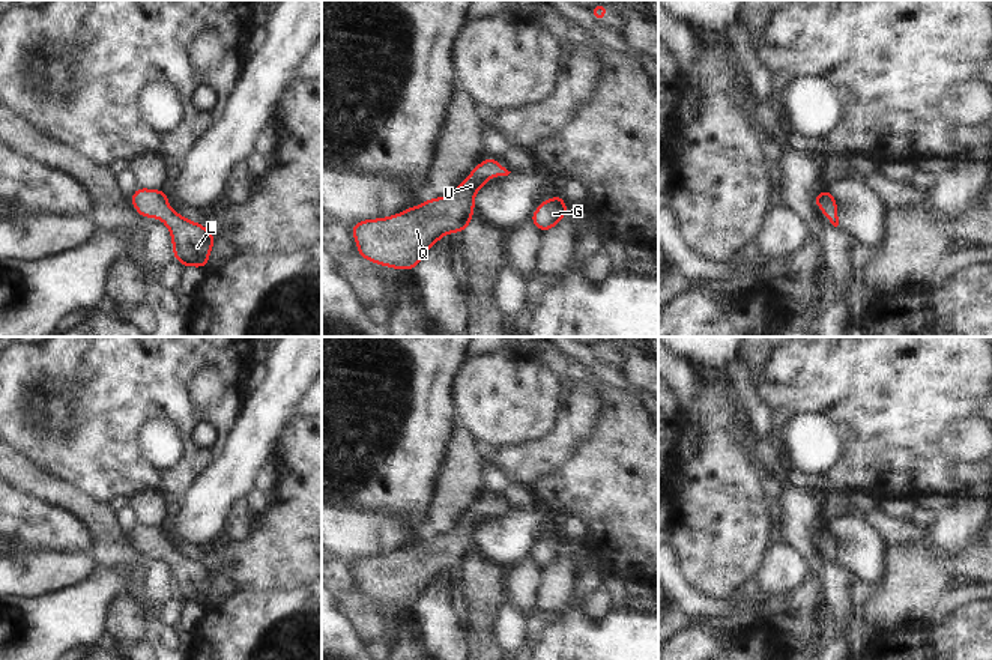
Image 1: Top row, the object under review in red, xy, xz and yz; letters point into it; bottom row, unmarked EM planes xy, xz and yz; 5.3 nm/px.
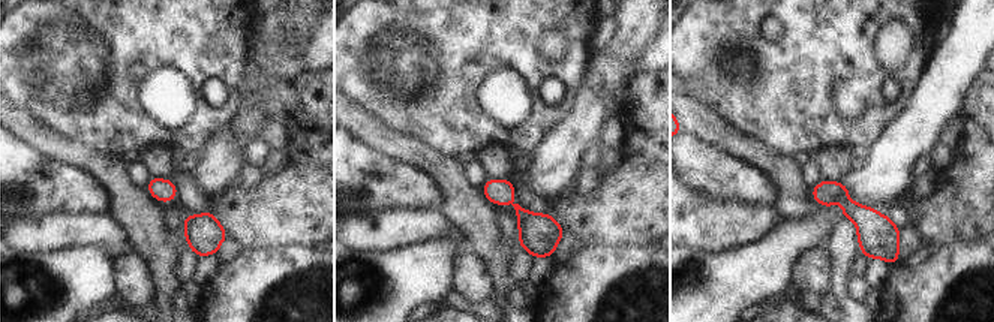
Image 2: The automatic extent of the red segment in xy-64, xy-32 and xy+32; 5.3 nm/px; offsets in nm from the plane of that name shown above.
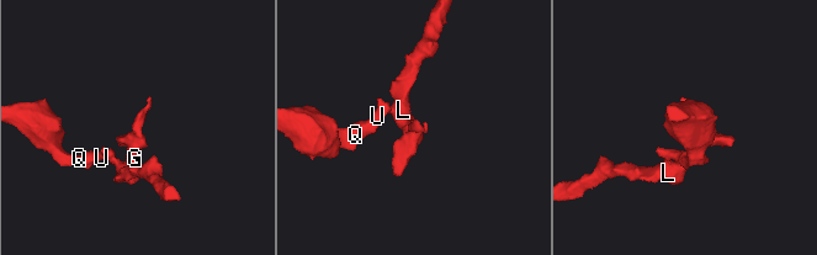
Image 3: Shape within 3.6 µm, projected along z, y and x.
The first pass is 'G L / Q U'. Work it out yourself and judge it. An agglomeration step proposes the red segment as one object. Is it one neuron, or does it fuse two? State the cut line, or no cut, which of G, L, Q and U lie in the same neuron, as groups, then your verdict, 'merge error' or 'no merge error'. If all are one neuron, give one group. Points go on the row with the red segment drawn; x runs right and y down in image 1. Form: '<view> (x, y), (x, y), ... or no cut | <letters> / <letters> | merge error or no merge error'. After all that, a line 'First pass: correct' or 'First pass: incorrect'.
no cut | G L Q U | no merge error
First pass: incorrect

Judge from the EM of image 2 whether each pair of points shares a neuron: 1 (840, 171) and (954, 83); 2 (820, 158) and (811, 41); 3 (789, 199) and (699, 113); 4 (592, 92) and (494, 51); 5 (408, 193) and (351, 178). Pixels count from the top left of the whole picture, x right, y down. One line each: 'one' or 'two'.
1: two
2: two
3: one
4: two
5: one

